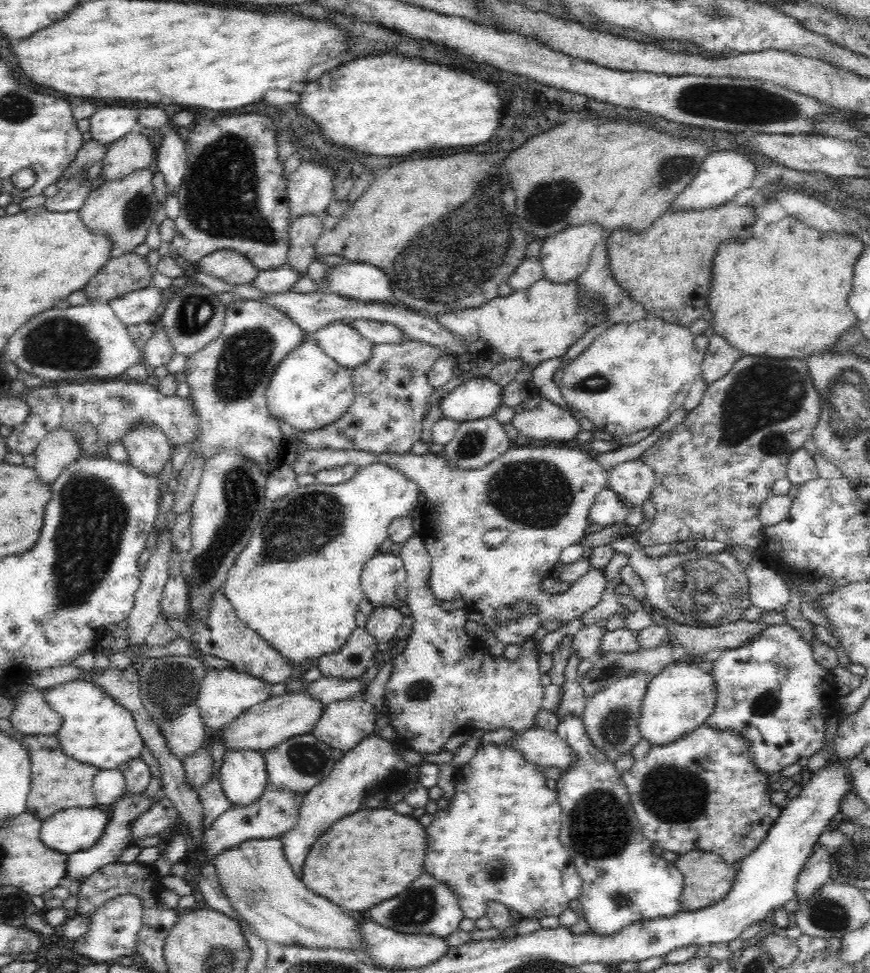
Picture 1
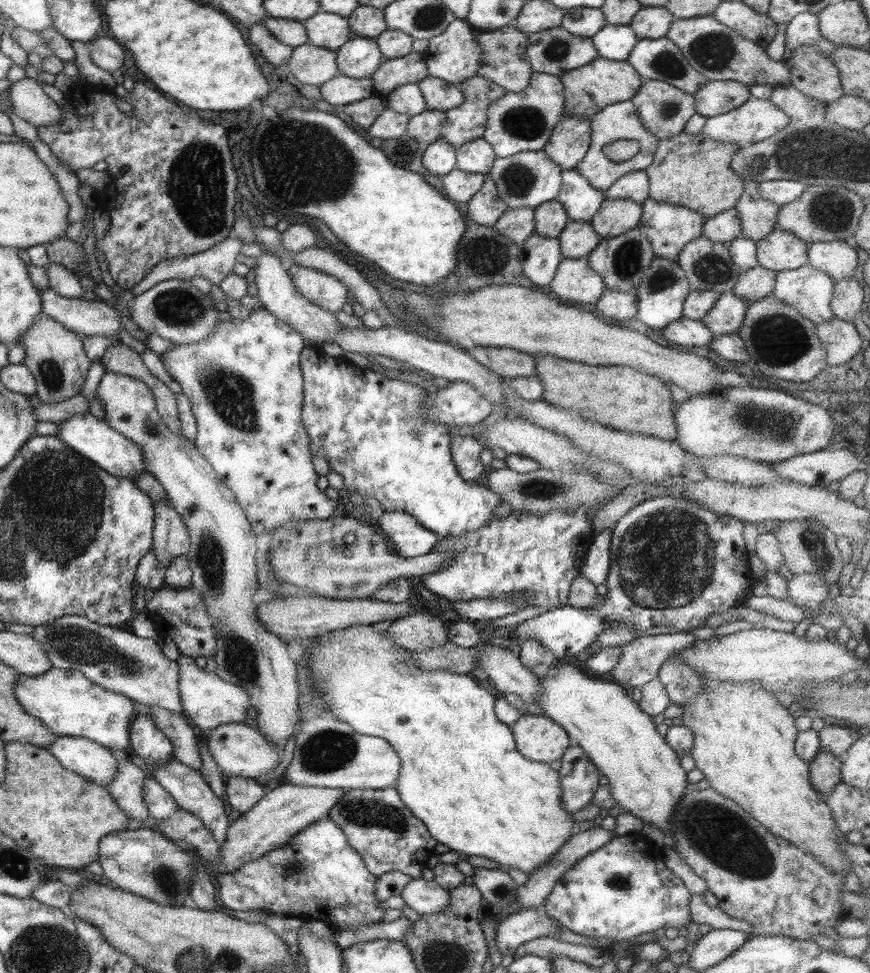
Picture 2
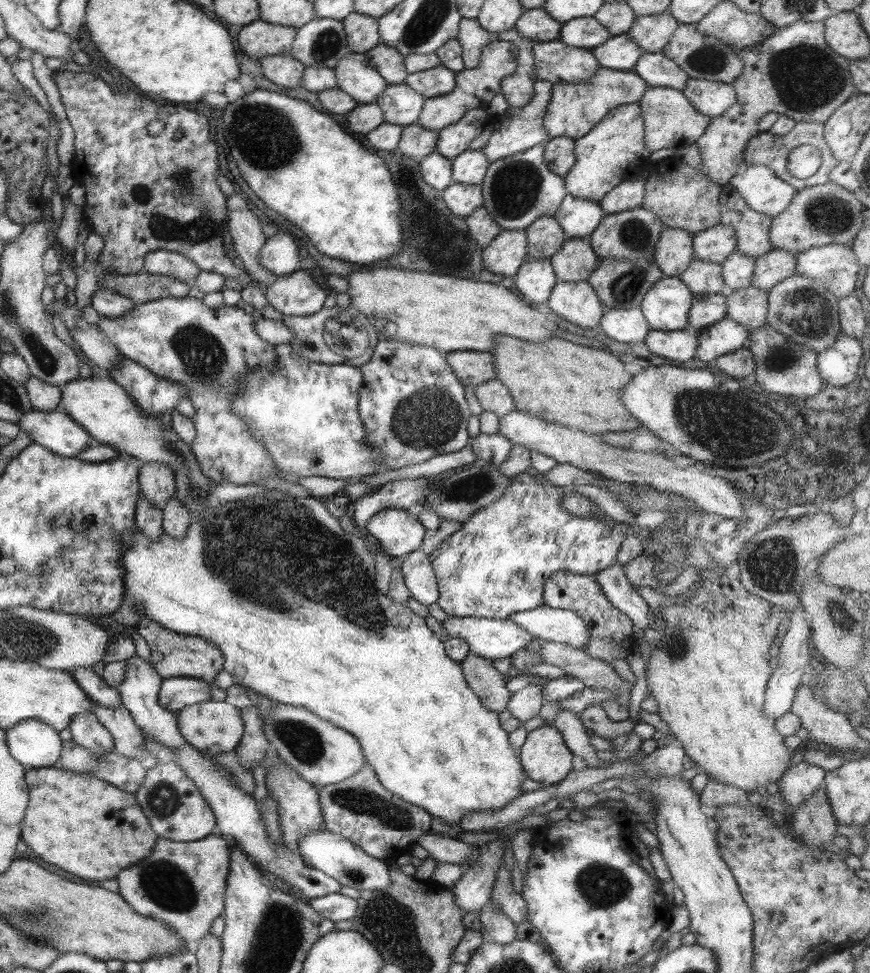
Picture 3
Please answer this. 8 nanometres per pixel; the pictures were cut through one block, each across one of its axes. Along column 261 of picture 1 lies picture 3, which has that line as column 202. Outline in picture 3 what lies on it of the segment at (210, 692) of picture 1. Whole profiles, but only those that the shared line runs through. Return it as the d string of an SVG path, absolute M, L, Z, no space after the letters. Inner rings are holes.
M171 677L162 679L160 685L157 701L161 707L170 711L177 712L185 706L210 700L209 688L211 688L211 684L203 680Z

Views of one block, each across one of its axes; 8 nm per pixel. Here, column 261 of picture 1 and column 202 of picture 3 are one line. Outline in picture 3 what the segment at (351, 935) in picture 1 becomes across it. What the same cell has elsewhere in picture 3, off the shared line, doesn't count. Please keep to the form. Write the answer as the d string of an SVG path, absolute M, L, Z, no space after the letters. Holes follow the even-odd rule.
M216 831L192 842L157 839L148 858L116 875L118 895L136 914L165 922L175 937L193 946L207 935L213 920L222 916L232 842Z

